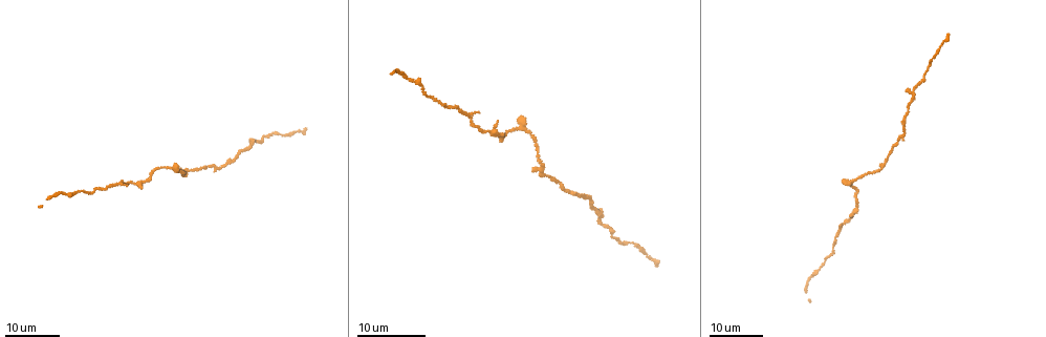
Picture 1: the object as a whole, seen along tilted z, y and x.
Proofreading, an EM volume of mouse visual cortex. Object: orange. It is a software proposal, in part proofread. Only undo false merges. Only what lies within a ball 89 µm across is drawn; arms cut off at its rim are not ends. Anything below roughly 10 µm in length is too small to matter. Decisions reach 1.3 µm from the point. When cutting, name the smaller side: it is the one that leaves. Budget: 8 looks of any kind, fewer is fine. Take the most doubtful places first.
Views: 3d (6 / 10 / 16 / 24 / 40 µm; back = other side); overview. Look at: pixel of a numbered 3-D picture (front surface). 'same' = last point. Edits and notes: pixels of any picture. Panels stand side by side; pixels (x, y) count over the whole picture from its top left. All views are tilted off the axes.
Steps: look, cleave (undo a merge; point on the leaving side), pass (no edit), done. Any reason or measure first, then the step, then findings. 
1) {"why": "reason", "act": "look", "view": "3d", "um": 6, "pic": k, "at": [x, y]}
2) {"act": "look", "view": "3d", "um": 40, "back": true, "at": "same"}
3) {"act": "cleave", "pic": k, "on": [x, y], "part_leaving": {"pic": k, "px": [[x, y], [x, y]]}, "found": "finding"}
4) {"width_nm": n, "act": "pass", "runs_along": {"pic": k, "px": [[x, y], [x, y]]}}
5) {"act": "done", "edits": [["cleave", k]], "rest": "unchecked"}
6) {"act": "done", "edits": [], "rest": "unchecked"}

{"why": "sudden change in width", "act": "look", "view": "3d", "um": 16, "pic": 1, "at": [423, 91]}

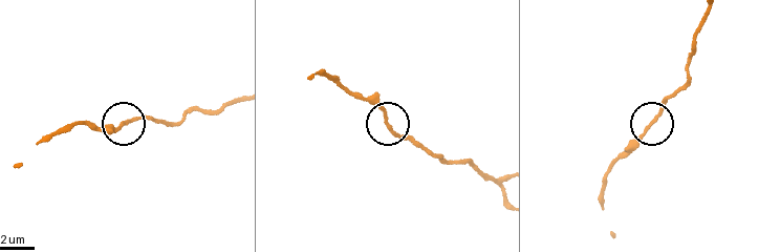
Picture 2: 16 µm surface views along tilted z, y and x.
{"why": "zoom in", "act": "look", "view": "3d", "um": 6, "pic": 2, "at": [647, 127]}

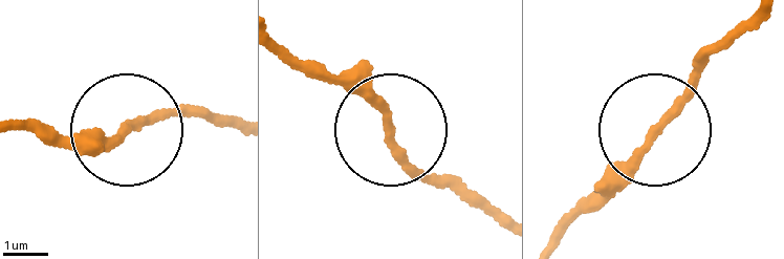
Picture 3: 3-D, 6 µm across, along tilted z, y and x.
{"act": "pass", "runs_along": {"pic": 3, "px": [[239, 119], [171, 109], [109, 137], [60, 135]]}, "found": "one neuron here"}

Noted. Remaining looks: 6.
{"why": "thick turns thin", "act": "look", "view": "3d", "um": 24, "pic": 1, "at": [118, 185]}

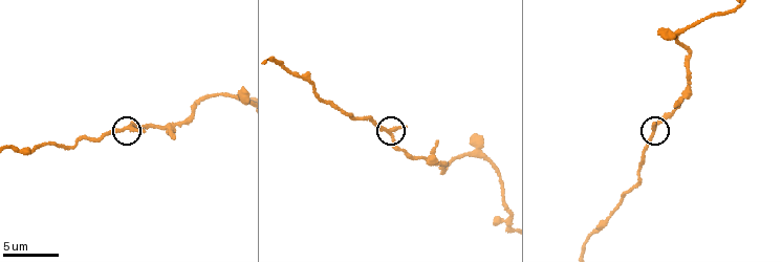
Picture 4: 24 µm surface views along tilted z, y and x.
{"act": "look", "view": "3d", "um": 6, "pic": 4, "at": [124, 129]}

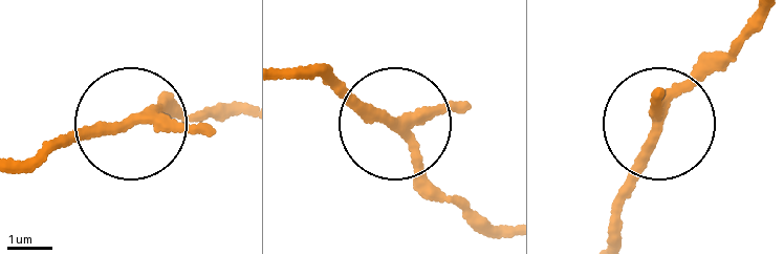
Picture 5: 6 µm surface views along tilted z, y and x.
{"act": "pass", "runs_along": {"pic": 5, "px": [[504, 227], [431, 185], [403, 135], [343, 106], [313, 64]]}, "found": "all the same neuron"}

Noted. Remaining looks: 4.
{"why": "sudden change in width", "act": "look", "view": "3d", "um": 24, "pic": 1, "at": [911, 92]}

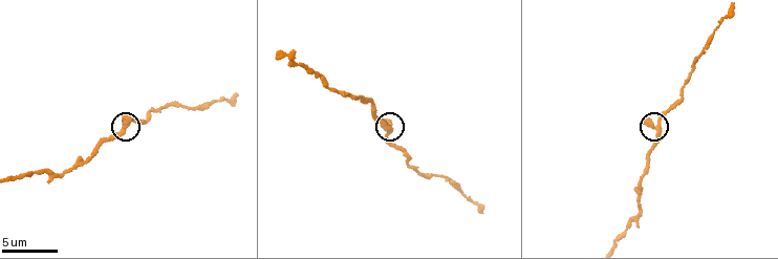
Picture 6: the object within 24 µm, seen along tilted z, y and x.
{"act": "look", "view": "3d", "um": 6, "pic": 6, "at": [657, 128]}

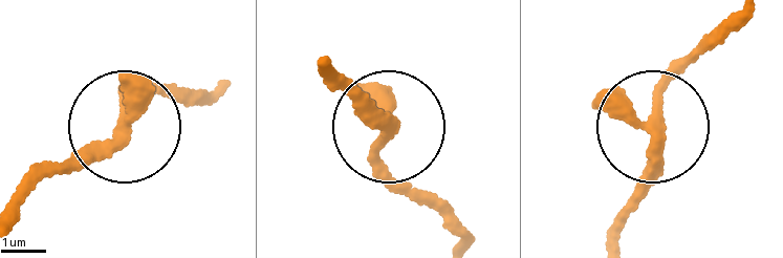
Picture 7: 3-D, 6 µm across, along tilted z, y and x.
{"act": "pass", "runs_along": {"pic": 7, "px": [[620, 241], [656, 101], [702, 48]]}, "found": "all the same neuron"}

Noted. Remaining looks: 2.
{"why": "three-way junction", "act": "look", "view": "3d", "um": 16, "pic": 6, "at": [290, 61]}

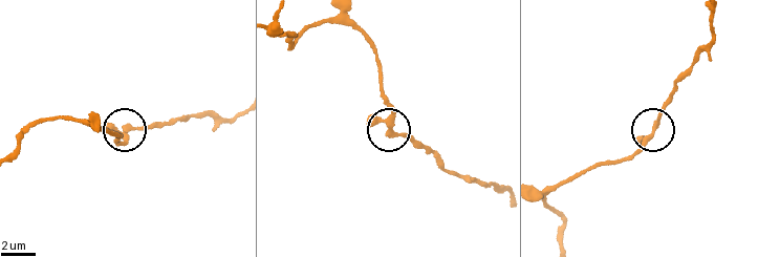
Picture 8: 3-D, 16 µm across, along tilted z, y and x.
{"act": "pass", "runs_along": {"pic": 8, "px": [[596, 165], [620, 162], [635, 153], [672, 91]]}, "found": "all the same neuron"}

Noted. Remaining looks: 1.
{"act": "done", "edits": [], "rest": "unchecked"}

